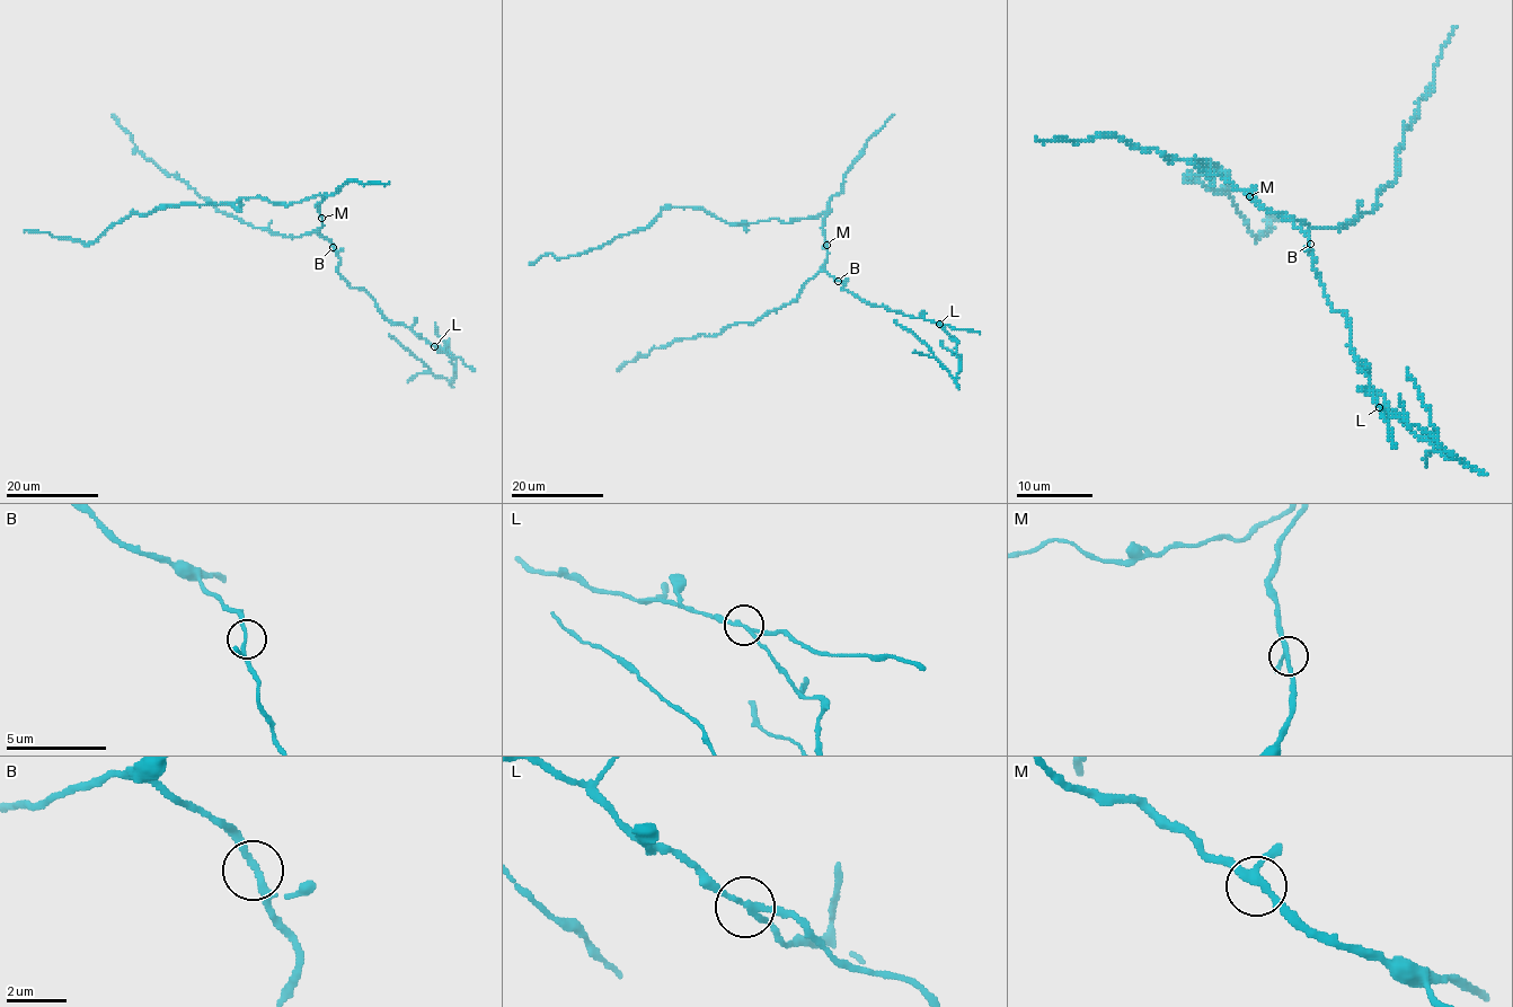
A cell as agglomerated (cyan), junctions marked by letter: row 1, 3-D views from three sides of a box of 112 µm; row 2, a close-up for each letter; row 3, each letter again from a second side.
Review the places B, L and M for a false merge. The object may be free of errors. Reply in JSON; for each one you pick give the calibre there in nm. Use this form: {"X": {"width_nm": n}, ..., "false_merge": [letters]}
{"L": {"width_nm": 150}, "false_merge": ["L"]}

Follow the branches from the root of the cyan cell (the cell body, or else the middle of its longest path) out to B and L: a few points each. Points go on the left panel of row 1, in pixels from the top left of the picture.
B: (321, 217), (323, 226), (318, 231), (333, 247)
L: (321, 217), (318, 231), (339, 259), (339, 275), (352, 288), (364, 290), (386, 318), (408, 326), (433, 346)

